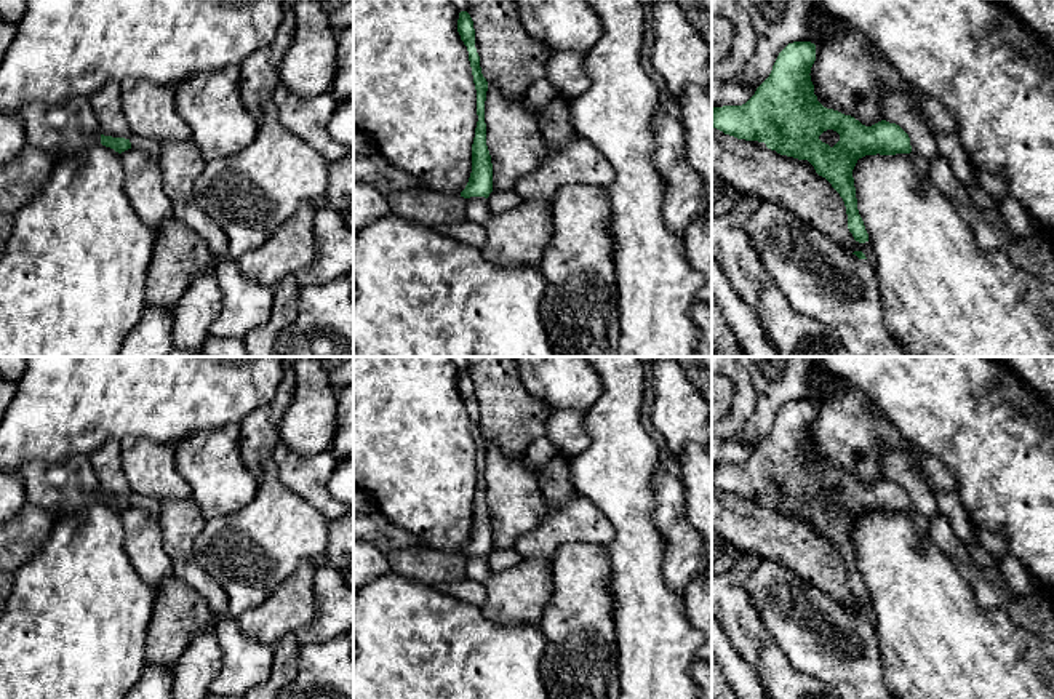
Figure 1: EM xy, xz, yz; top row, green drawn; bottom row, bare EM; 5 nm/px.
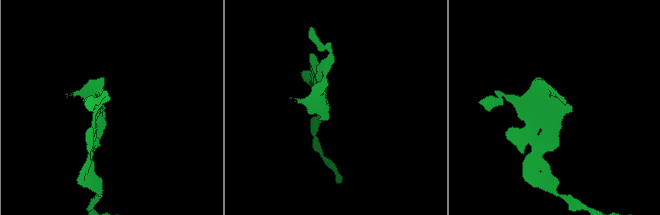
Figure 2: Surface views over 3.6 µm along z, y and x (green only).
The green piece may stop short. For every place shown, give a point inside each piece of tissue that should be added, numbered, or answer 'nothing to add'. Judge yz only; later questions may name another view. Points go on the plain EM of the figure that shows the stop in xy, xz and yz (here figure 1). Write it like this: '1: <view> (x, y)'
nothing to add

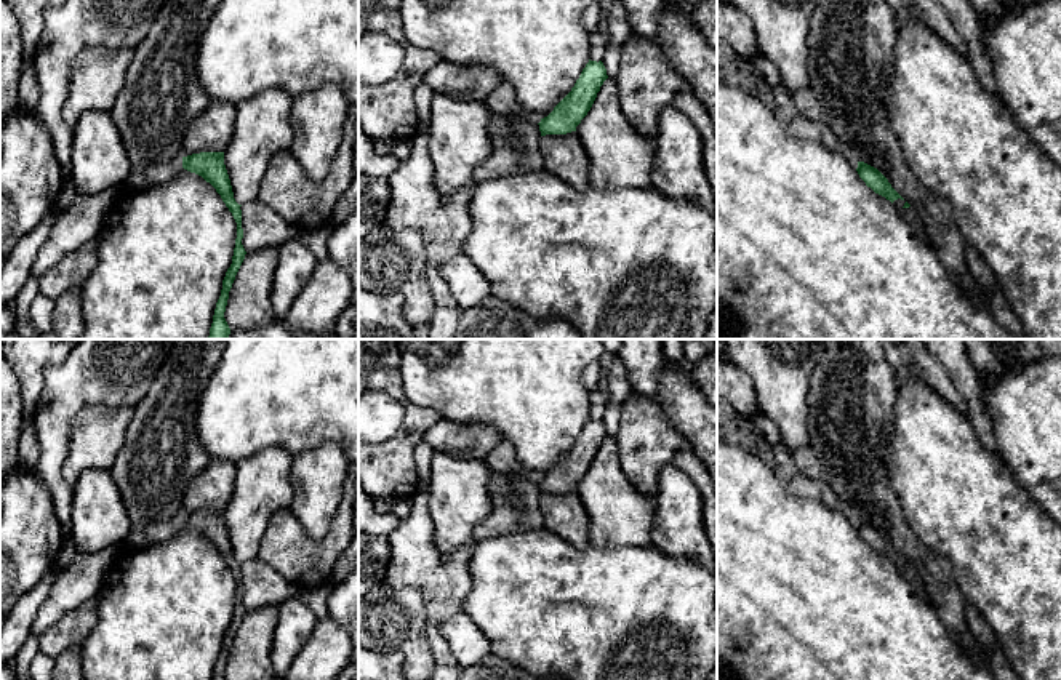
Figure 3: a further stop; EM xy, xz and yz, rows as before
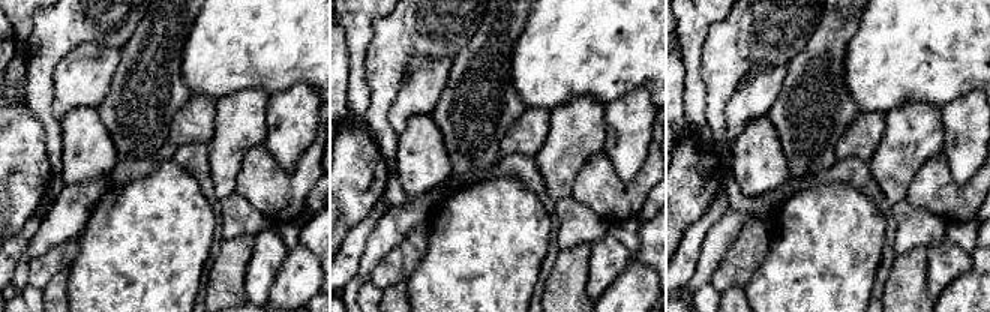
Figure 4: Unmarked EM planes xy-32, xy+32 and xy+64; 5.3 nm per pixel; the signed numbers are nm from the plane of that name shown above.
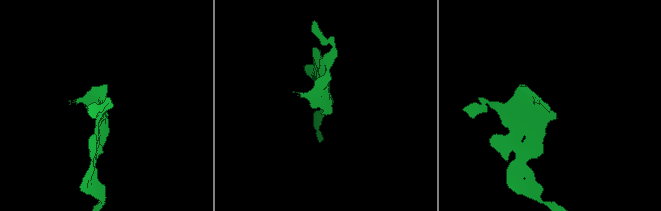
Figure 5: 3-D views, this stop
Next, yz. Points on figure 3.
1: yz (909, 573)

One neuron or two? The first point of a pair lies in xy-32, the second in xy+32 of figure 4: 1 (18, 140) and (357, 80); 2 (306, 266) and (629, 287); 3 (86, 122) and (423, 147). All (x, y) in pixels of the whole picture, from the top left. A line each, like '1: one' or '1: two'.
1: two
2: one
3: one

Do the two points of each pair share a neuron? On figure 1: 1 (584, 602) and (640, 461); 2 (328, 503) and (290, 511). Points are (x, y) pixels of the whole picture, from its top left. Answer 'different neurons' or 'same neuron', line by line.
1: different neurons
2: different neurons

